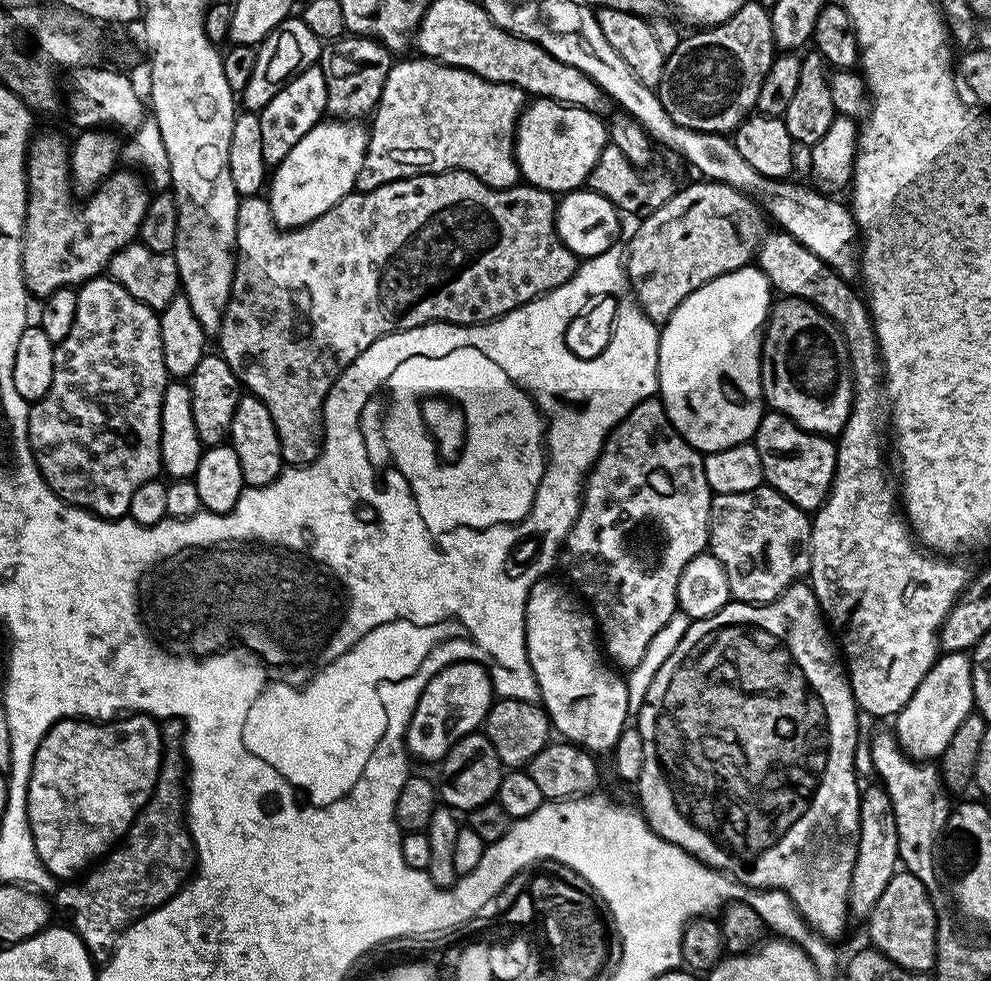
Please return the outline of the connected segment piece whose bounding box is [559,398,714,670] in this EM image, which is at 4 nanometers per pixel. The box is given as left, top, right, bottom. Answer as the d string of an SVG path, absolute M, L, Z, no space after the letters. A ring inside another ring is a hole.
M659 398L638 402L638 406L634 406L634 410L630 410L630 414L626 414L626 418L622 418L619 424L608 433L608 441L604 443L604 450L586 477L580 502L580 513L570 534L564 539L559 563L562 568L564 564L565 574L572 579L571 587L586 601L587 607L596 621L599 635L602 637L603 651L617 669L631 670L634 666L638 666L646 654L646 646L650 646L650 638L654 638L654 634L658 634L658 630L662 630L662 626L666 626L666 622L678 610L676 602L678 578L682 578L682 570L686 570L686 562L690 562L690 558L694 558L708 548L708 523L710 522L713 495L712 488L706 482L704 456L695 448L690 447L682 438L682 434L678 434L678 430L670 422L664 404Z

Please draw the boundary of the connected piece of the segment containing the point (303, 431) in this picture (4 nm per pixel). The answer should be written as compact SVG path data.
M453 170L451 172L427 172L425 176L411 176L405 180L395 180L389 184L378 186L369 192L354 190L338 206L326 210L314 222L301 228L279 228L270 214L270 206L263 195L245 196L238 206L238 222L236 223L236 273L230 290L228 305L220 323L218 339L220 339L219 355L234 370L241 385L251 395L266 402L266 410L270 410L270 418L274 418L274 426L278 430L278 442L282 446L280 457L285 465L303 466L312 464L320 457L320 449L326 439L326 405L328 395L334 382L378 338L388 336L392 332L401 332L417 328L423 324L487 324L505 316L510 310L530 302L534 298L546 295L550 290L562 286L576 273L578 257L560 240L556 233L555 195L541 188L517 186L515 188L491 188L468 172Z

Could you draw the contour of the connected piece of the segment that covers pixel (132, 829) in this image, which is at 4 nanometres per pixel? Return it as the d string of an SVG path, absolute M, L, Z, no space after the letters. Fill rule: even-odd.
M168 718L163 721L162 735L166 741L166 747L160 757L160 773L156 779L152 797L146 802L142 811L136 813L134 822L128 827L128 831L123 837L124 848L117 847L107 853L96 866L100 868L93 867L79 882L61 883L60 889L56 892L55 907L64 908L65 914L72 916L70 926L82 938L93 961L107 961L120 935L135 920L139 920L147 912L161 908L170 898L178 895L189 879L190 871L188 872L188 868L184 864L193 863L194 849L192 837L186 827L186 757L182 747L182 737L185 731L186 725L183 720Z

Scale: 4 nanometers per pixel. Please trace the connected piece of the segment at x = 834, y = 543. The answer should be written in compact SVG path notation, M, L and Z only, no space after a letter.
M769 231L761 239L760 247L754 257L755 263L764 271L766 278L772 283L773 289L781 297L797 296L798 299L805 300L808 304L813 304L819 312L826 314L826 318L830 318L830 322L834 322L834 326L838 326L838 330L848 347L848 361L852 367L852 383L854 385L852 409L846 418L846 426L836 440L836 465L834 466L832 485L828 491L828 497L824 499L824 504L821 508L816 509L814 515L811 517L812 533L810 534L810 546L812 547L812 567L810 569L810 575L812 575L812 580L810 579L810 587L812 593L816 595L816 601L820 603L820 611L824 613L825 621L830 625L831 631L834 633L835 639L842 649L842 659L846 665L848 674L848 685L852 688L852 696L856 700L857 709L861 713L869 712L872 716L888 716L888 718L892 718L895 717L897 712L901 712L904 709L906 702L910 702L914 690L918 690L922 678L926 678L926 674L932 669L932 665L936 663L938 653L941 651L940 628L944 625L944 619L950 614L950 610L956 605L957 600L959 600L960 593L968 587L970 572L967 572L959 564L961 562L959 559L945 558L943 555L933 554L923 547L918 546L918 541L912 529L909 528L901 505L898 503L897 489L894 487L893 481L892 484L888 481L888 464L884 461L884 448L886 452L886 388L882 383L884 378L884 363L880 360L880 347L876 341L876 331L872 325L872 314L868 311L865 297L861 293L859 296L848 285L851 283L845 277L835 272L826 262L822 262L822 258L818 258L818 254L806 250L806 246L802 246L802 242L795 240L786 231L775 231Z

